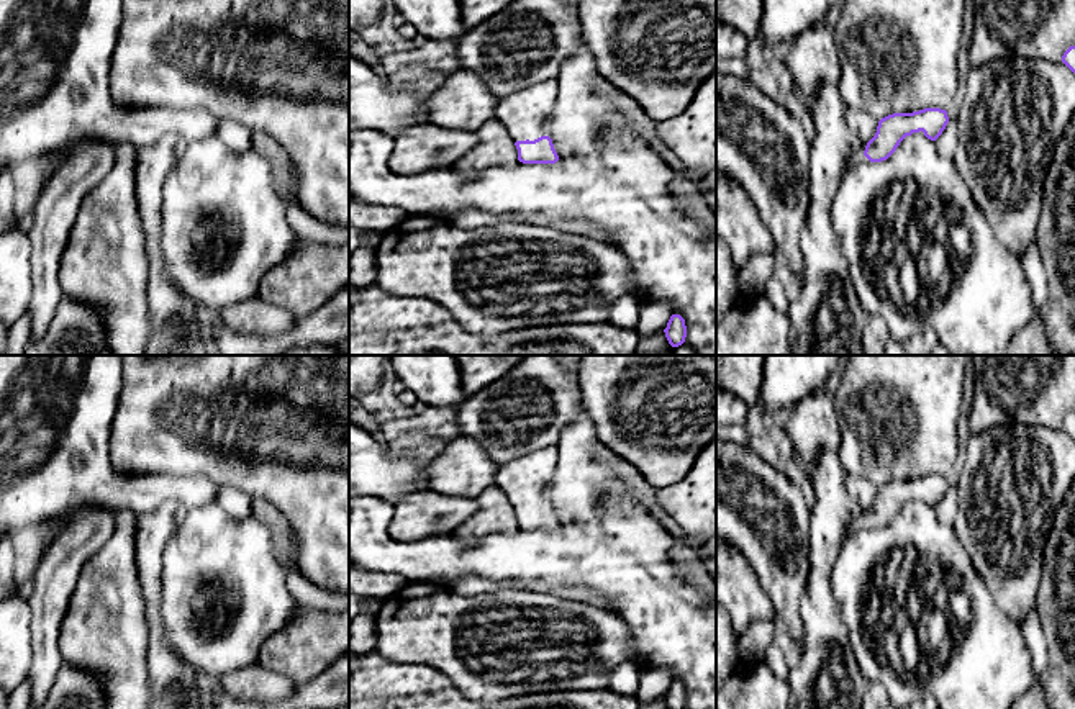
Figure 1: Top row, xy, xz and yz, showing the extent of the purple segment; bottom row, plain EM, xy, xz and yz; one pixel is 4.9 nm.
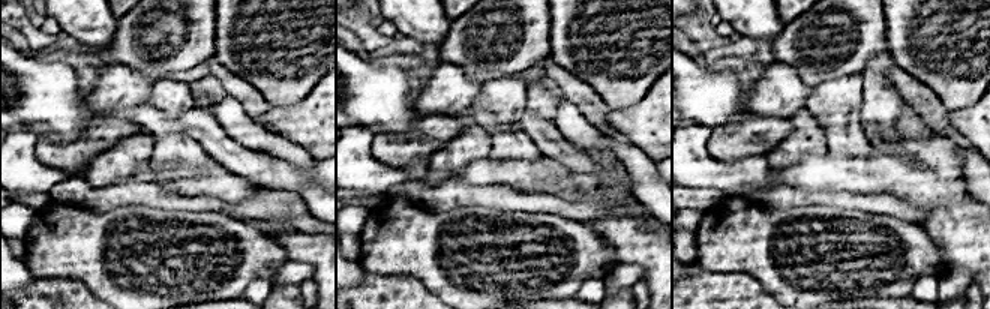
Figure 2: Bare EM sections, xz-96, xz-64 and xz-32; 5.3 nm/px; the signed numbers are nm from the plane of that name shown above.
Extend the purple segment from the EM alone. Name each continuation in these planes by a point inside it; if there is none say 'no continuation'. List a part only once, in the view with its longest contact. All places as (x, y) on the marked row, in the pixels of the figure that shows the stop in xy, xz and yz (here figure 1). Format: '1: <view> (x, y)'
1: xz (526, 113)

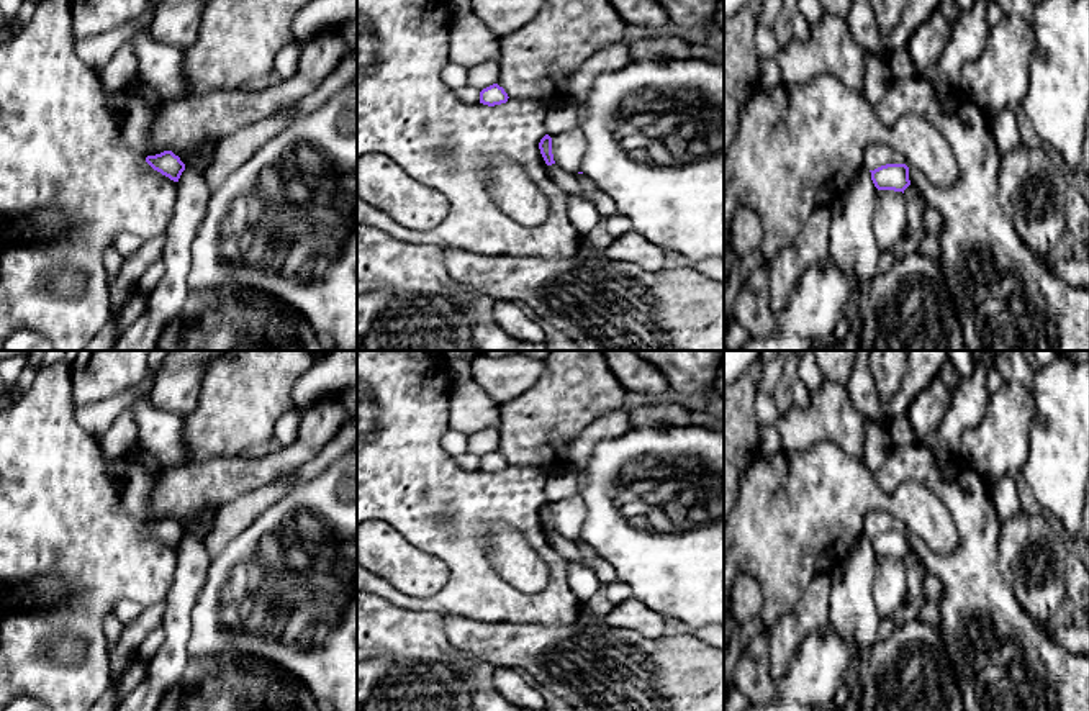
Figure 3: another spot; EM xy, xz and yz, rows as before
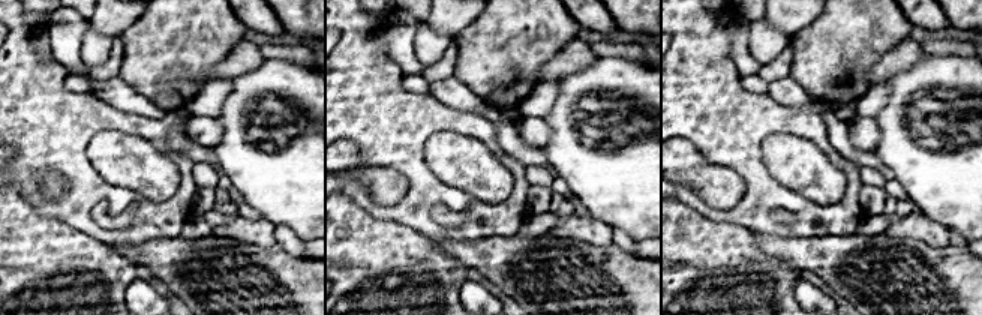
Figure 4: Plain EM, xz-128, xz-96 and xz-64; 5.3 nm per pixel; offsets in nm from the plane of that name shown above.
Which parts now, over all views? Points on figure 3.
no continuation

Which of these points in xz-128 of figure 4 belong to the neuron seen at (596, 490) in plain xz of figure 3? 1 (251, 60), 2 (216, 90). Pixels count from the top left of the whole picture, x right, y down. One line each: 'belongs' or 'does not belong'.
1: does not belong
2: does not belong

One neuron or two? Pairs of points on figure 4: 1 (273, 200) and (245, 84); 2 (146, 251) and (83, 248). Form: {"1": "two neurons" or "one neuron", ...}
{"1": "one neuron", "2": "two neurons"}

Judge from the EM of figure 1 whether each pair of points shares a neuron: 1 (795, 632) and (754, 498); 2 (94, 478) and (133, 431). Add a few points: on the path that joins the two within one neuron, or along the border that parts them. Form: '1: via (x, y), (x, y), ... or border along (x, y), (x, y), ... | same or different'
1: via (787, 600), (782, 572), (771, 557), (771, 531) | same
2: border along (110, 421), (110, 464), (125, 475), (145, 477) | different

